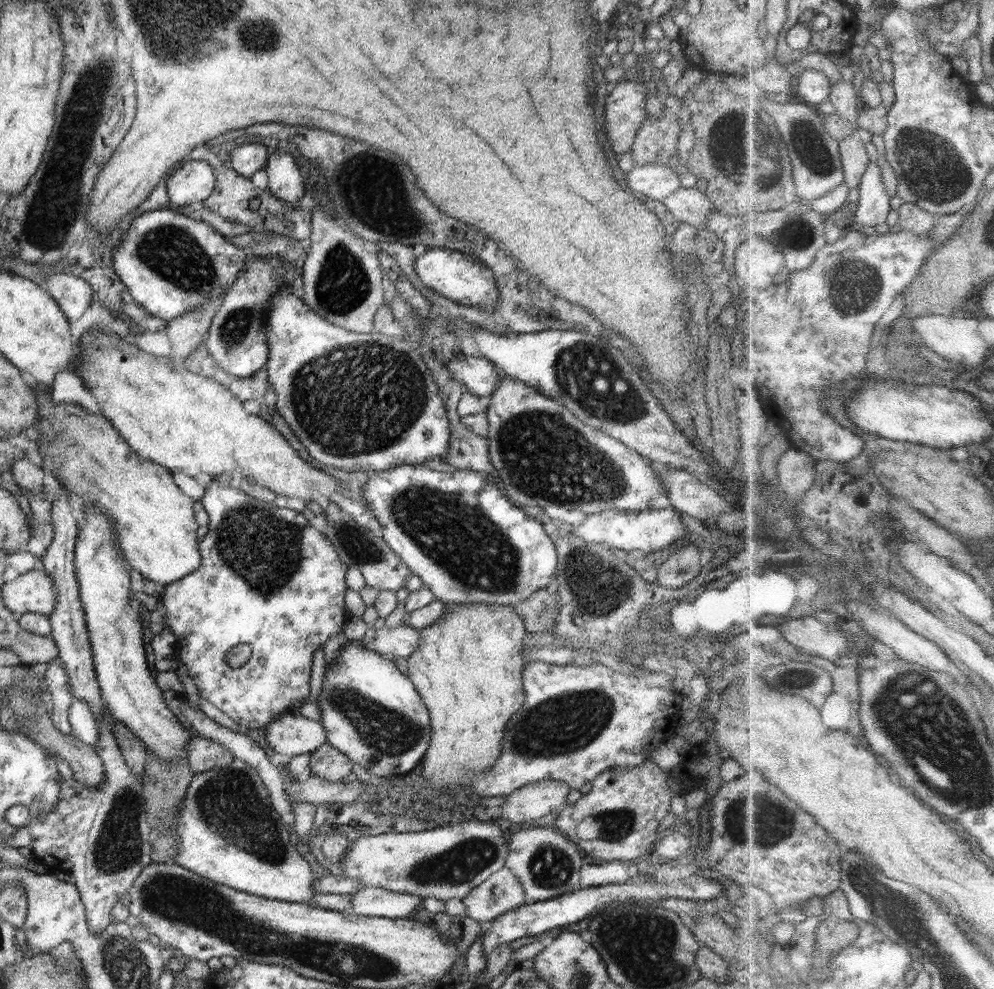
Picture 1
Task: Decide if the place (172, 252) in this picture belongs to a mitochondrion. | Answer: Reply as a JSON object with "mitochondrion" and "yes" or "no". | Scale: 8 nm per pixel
{"mitochondrion":"yes"}

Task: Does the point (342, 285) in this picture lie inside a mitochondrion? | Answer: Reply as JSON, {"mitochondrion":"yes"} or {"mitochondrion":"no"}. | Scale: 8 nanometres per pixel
{"mitochondrion":"yes"}

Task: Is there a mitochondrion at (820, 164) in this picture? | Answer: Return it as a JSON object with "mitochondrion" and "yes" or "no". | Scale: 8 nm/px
{"mitochondrion":"yes"}

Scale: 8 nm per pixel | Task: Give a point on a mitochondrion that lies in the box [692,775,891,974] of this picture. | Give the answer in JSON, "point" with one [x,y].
{"point":[756,820]}

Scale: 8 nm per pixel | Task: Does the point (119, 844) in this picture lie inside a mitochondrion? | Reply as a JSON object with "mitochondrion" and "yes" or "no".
{"mitochondrion":"yes"}

